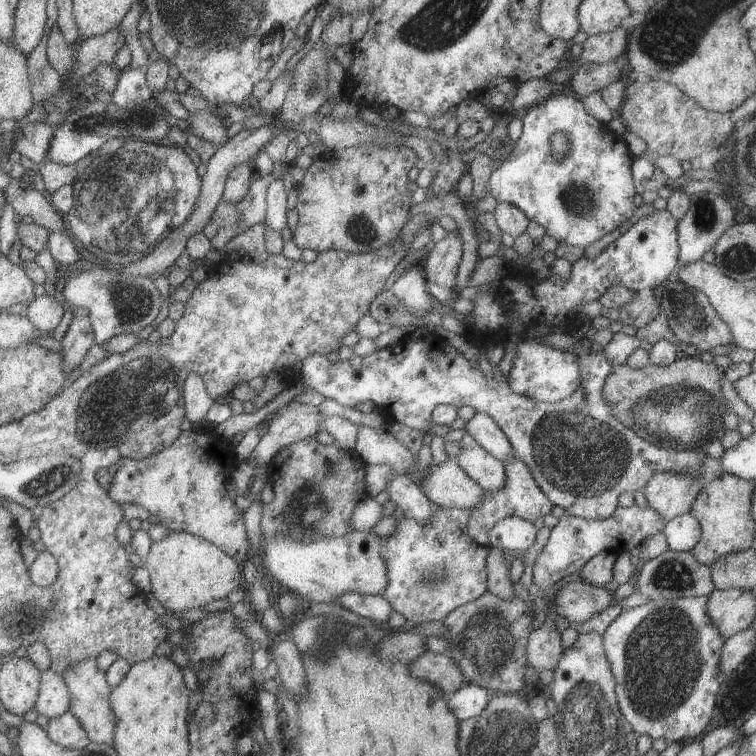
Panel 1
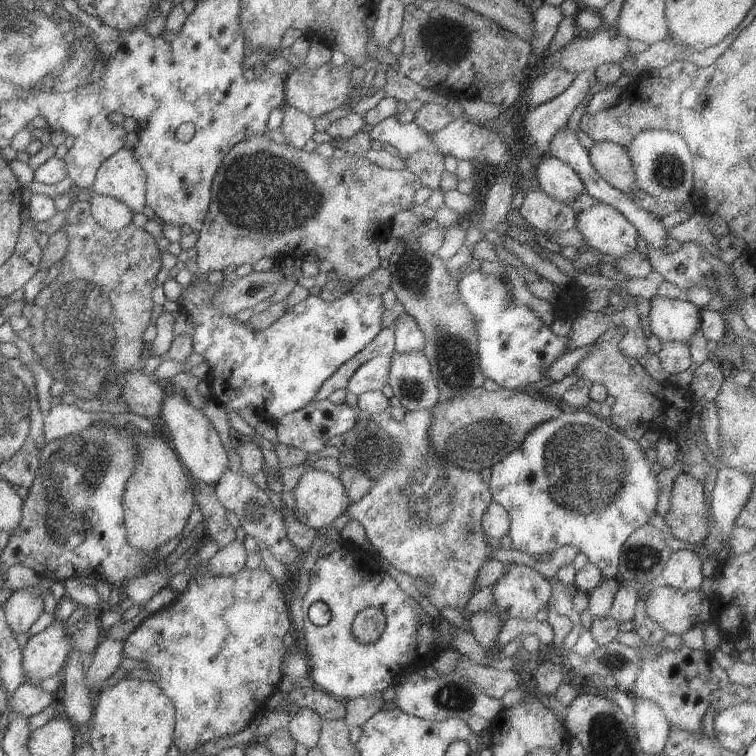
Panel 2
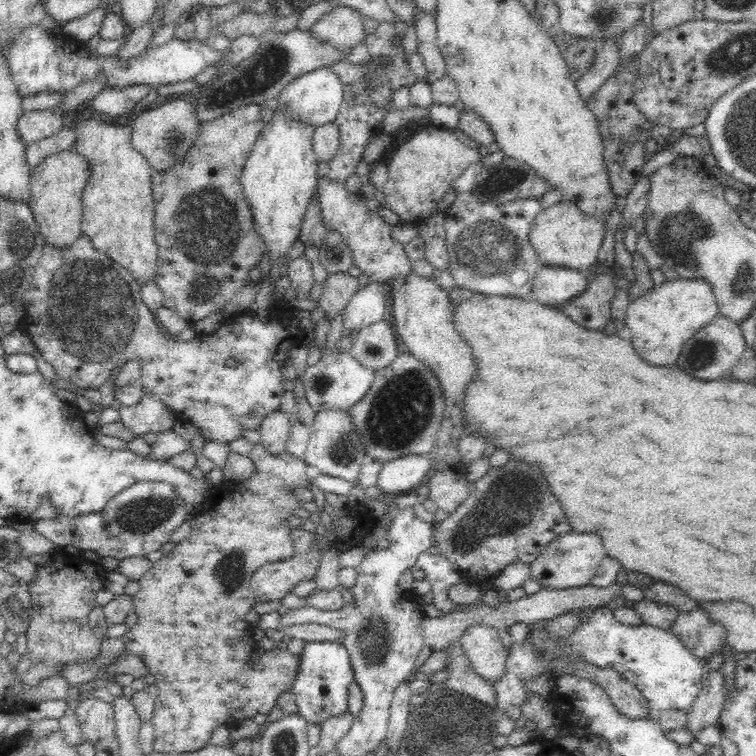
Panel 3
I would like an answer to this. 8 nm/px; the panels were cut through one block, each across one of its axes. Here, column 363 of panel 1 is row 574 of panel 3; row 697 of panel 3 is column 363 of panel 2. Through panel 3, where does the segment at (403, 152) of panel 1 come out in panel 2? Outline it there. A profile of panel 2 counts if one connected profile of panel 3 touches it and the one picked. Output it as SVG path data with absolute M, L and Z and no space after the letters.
M265 134L249 137L247 140L238 142L231 150L227 151L213 177L210 188L209 208L207 214L205 214L205 218L202 220L202 226L196 240L197 259L195 262L197 270L192 274L192 279L215 277L228 264L233 264L236 267L241 264L252 266L257 260L268 260L269 258L274 258L277 262L281 262L287 256L302 259L307 252L313 252L317 256L317 260L329 262L330 266L332 266L330 269L337 274L338 280L355 280L357 282L357 280L361 280L363 276L371 274L371 272L379 267L380 259L377 254L377 246L379 246L381 241L384 241L390 236L393 216L399 211L409 210L409 208L416 205L413 201L414 194L421 186L422 184L419 178L410 170L405 168L402 170L385 169L371 163L361 155L345 153L339 159L333 157L325 158L315 151L304 151L289 145L277 144Z

